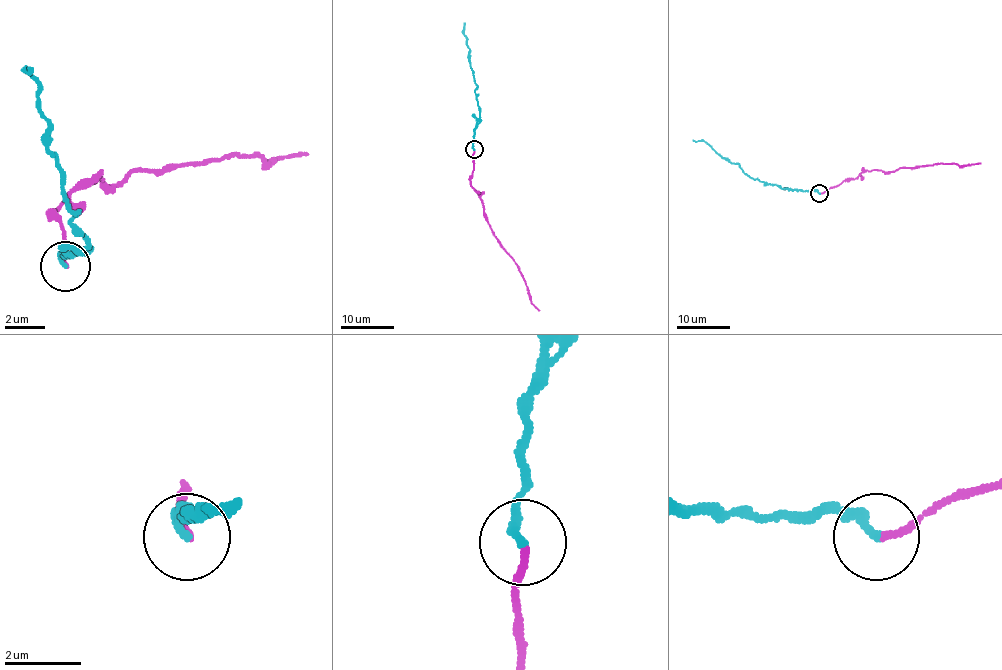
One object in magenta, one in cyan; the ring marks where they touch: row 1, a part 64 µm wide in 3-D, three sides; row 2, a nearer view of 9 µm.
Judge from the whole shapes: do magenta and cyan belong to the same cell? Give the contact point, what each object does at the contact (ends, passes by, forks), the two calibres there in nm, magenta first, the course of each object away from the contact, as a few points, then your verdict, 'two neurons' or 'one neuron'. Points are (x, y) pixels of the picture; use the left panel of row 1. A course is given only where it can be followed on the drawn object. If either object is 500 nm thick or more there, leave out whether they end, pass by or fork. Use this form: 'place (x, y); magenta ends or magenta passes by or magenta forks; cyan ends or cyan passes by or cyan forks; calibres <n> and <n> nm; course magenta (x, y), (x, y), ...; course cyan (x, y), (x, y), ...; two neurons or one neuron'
place (65, 266); magenta ends; cyan ends; calibres 180 and 260 nm; course magenta (66, 265), (52, 215), (86, 180), (116, 185), (131, 170), (161, 170), (225, 155), (275, 160), (305, 150); course cyan (66, 265), (61, 255), (86, 245), (71, 225), (76, 215), (52, 155), (27, 71), (32, 66); one neuron

